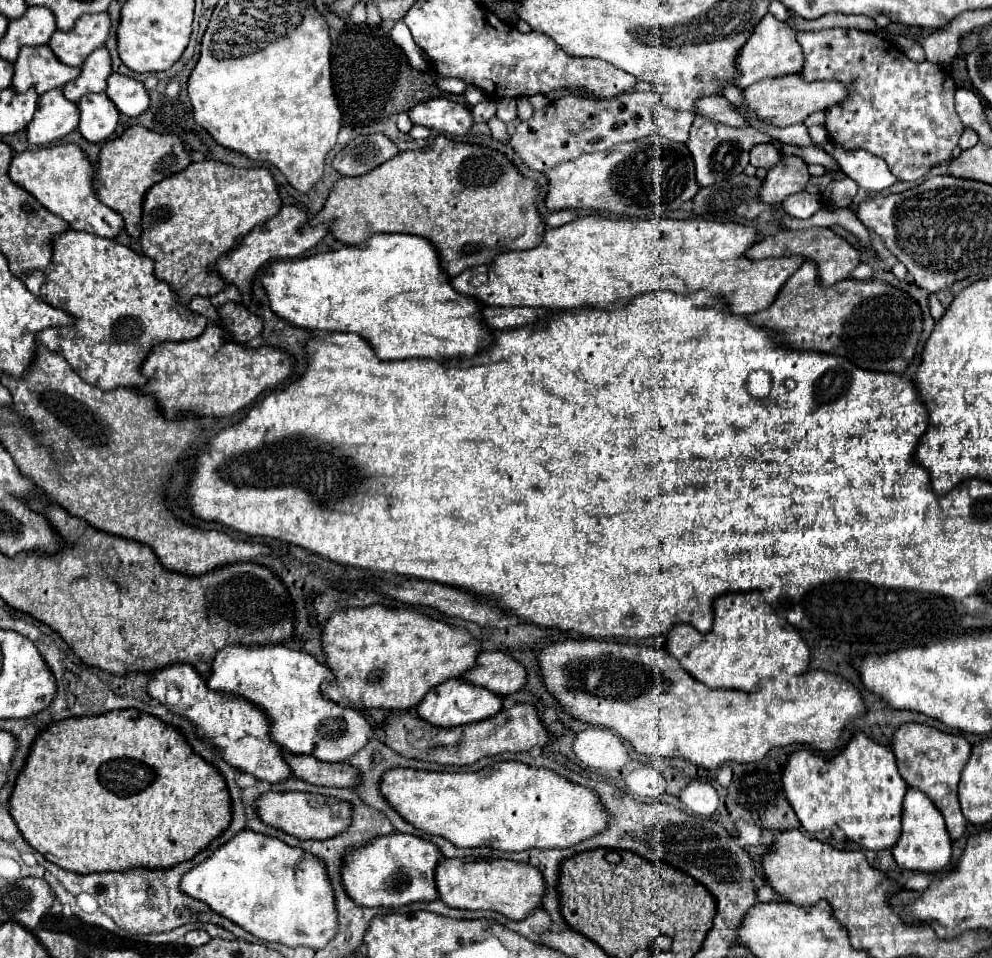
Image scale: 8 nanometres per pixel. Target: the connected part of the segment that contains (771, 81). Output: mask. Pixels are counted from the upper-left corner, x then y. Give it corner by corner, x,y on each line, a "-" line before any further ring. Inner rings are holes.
799,72
787,74
781,78
763,78
761,82
755,82
753,86
743,90
745,106
755,112
759,118
773,126
793,126
805,122
807,116
819,110
829,110
849,96
849,84
837,82
837,80
805,80

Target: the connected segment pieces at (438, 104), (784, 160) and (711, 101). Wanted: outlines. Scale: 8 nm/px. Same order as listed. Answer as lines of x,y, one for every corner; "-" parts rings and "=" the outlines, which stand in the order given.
433,98
421,102
407,114
413,124
451,136
465,136
469,126
473,124
469,110
449,98
=
781,156
779,164
767,172
765,186
761,188
761,200
782,209
785,197
803,191
810,174
807,164
799,156
=
707,96
707,98
701,98
697,102
697,114
699,116
705,116
709,120
715,120
715,122
723,122
727,126
733,126
733,128
747,128
749,122
747,118
737,112
731,102
723,96

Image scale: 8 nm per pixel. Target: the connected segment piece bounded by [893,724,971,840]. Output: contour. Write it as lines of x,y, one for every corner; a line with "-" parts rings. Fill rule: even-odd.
905,724
895,732
893,752
895,752
903,780
909,786
921,790
925,796
929,796
931,802
937,806
937,810
943,814
949,836
953,840
961,838
967,828
967,820
963,818
959,808
957,784
959,784
961,770
967,766
969,754
971,754
971,744
967,742
967,738
959,734
941,732
927,724

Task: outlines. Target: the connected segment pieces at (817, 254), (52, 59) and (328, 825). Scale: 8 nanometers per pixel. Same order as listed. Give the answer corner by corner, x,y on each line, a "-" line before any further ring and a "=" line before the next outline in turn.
809,228
809,230
779,230
775,236
765,236
763,240
747,252
751,260
771,258
771,256
793,256
801,254
819,264
819,280
825,286
833,286
845,278
861,264
861,252
853,248
845,238
835,234
831,228
=
25,46
15,60
13,88
17,92
25,92
35,86
37,94
45,94
47,90
63,88
65,82
79,74
79,68
65,66
47,46
=
269,792
257,800
257,814
265,824
301,840
325,840
343,834
349,828
349,822
353,820
353,806
349,806
345,800
321,794

